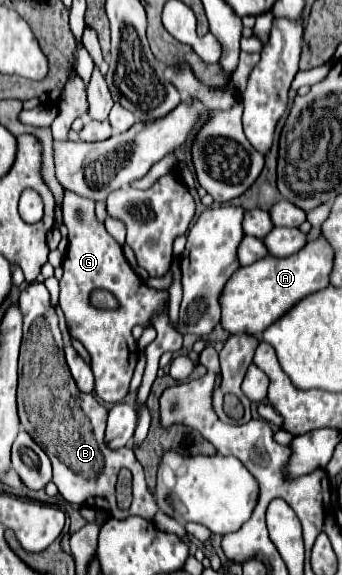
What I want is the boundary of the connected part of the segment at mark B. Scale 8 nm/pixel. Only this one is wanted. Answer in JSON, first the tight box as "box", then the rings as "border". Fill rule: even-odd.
{"box":[18,282,158,520],"border":[[[34,282],[20,292],[20,312],[24,318],[24,338],[20,348],[22,380],[18,380],[20,426],[48,454],[54,466],[52,482],[58,486],[62,498],[70,504],[102,510],[118,520],[128,516],[152,520],[158,510],[146,486],[140,462],[134,454],[122,454],[120,450],[108,448],[104,440],[108,410],[94,400],[92,394],[82,394],[76,388],[72,374],[68,374],[62,350],[62,334],[58,330],[58,316],[50,304],[50,294],[44,284]],[[122,466],[132,472],[134,504],[140,502],[140,508],[130,508],[128,512],[122,512],[116,506],[114,496],[116,476]]]}

